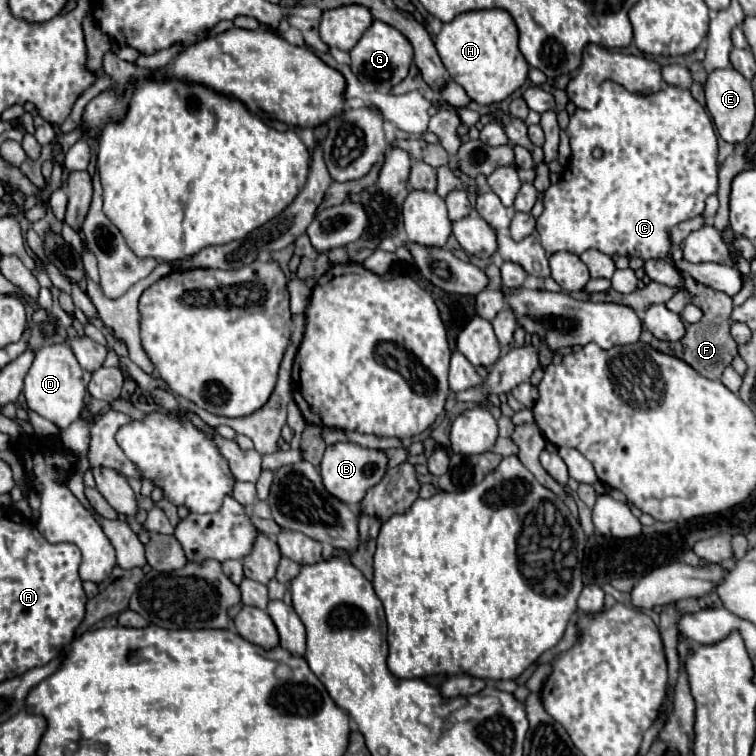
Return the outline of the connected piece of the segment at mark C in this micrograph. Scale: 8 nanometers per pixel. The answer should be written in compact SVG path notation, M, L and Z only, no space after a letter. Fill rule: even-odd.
M605 81L605 85L601 87L601 99L597 103L595 109L591 111L583 111L577 109L571 115L569 127L567 127L567 135L571 139L571 161L565 167L565 177L561 177L559 183L553 183L547 187L545 195L543 195L543 213L537 219L537 231L541 237L541 245L543 249L553 255L557 251L567 251L573 255L581 255L587 249L597 249L601 253L607 255L621 255L621 257L639 257L643 261L647 259L665 259L665 255L671 249L671 227L675 227L681 221L693 219L697 215L701 215L701 211L705 209L705 199L711 193L717 193L717 135L713 131L713 122L709 117L706 109L703 109L689 91L685 89L677 89L677 87L667 87L659 93L653 95L635 95L629 93L625 87L621 87L619 83L613 81ZM599 147L603 151L601 159L593 159L593 149Z

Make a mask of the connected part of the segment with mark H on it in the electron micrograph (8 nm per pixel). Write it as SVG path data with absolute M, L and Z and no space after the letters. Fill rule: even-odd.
M483 9L483 11L461 13L451 23L445 23L441 33L435 37L435 47L437 47L437 53L439 53L445 69L449 71L451 79L465 89L465 93L471 97L471 101L475 101L477 105L491 105L491 103L499 103L499 101L507 99L527 79L529 65L517 47L517 39L519 39L519 33L517 33L515 21L511 19L511 15L507 11Z

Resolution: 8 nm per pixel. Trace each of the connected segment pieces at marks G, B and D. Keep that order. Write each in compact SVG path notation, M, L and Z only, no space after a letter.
M373 21L371 27L359 39L359 43L351 49L351 71L357 75L361 83L371 85L381 93L387 93L391 87L401 83L407 77L411 63L413 63L411 43L395 27L383 21Z
M337 443L327 447L323 461L321 461L321 479L325 489L337 497L339 501L347 503L347 505L357 505L367 489L371 489L373 485L377 485L381 481L381 477L385 475L387 469L387 457L383 451L373 451L373 449L365 449L357 443Z
M43 345L35 361L25 377L25 387L23 395L27 399L27 407L41 417L49 419L55 423L59 429L67 429L73 421L77 421L81 409L85 407L83 397L85 397L85 381L83 381L83 369L77 363L71 347L67 345Z

